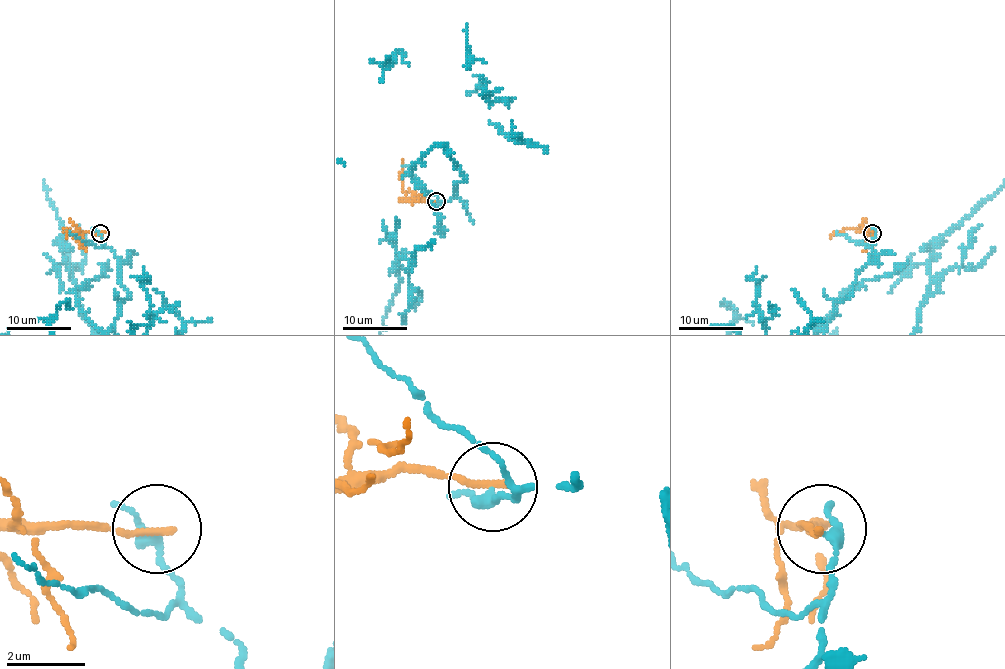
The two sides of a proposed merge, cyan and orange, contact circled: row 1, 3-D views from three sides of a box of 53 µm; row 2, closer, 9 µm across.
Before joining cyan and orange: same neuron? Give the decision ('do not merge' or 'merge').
do not merge

